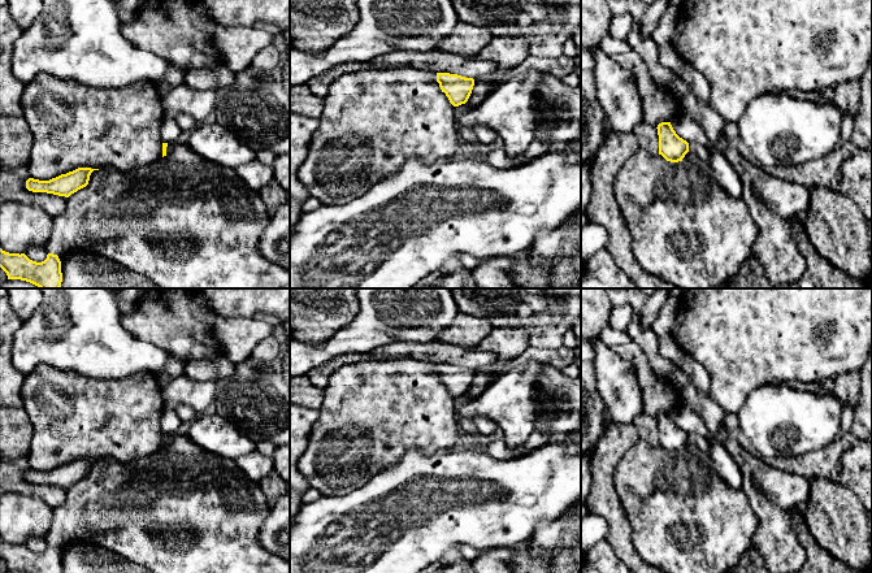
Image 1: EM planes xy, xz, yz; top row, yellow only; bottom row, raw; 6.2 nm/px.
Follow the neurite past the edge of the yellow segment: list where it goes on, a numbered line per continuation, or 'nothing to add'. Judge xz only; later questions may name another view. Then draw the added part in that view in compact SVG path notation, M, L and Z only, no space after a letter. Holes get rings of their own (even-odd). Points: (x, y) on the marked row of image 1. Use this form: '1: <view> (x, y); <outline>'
nothing to add

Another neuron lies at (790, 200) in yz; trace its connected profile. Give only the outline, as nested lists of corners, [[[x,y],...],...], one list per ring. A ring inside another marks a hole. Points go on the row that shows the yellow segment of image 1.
[[[674,77],[669,86],[677,96],[682,110],[702,129],[702,136],[716,148],[723,149],[725,159],[733,165],[743,183],[747,183],[754,195],[784,218],[803,218],[811,204],[811,190],[802,185],[769,175],[758,164],[747,161],[737,147],[721,147],[723,117],[708,103],[700,101],[686,86]]]

